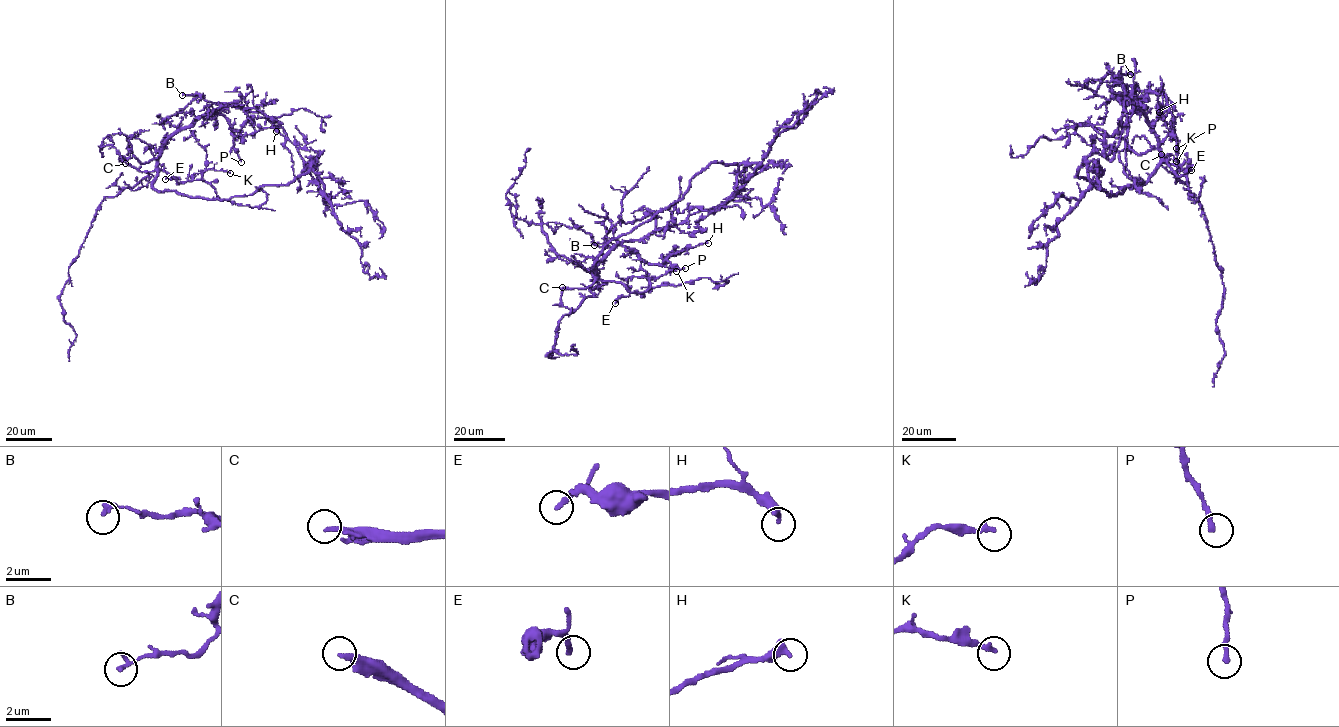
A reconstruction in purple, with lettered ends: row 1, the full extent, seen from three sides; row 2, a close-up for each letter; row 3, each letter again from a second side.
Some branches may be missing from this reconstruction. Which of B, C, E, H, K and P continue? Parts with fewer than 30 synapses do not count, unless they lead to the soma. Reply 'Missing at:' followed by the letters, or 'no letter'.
Missing at: C, H

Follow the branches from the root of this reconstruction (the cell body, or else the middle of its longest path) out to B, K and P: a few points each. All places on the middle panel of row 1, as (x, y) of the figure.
B: (616, 239), (604, 247), (593, 278), (612, 249), (647, 237), (656, 219), (617, 223), (594, 245)
K: (616, 239), (604, 247), (593, 267), (601, 281), (619, 282), (630, 291), (643, 292), (651, 279), (676, 271)
P: (616, 239), (604, 247), (593, 278), (617, 245), (632, 248), (651, 264), (668, 260), (672, 267), (685, 268)

